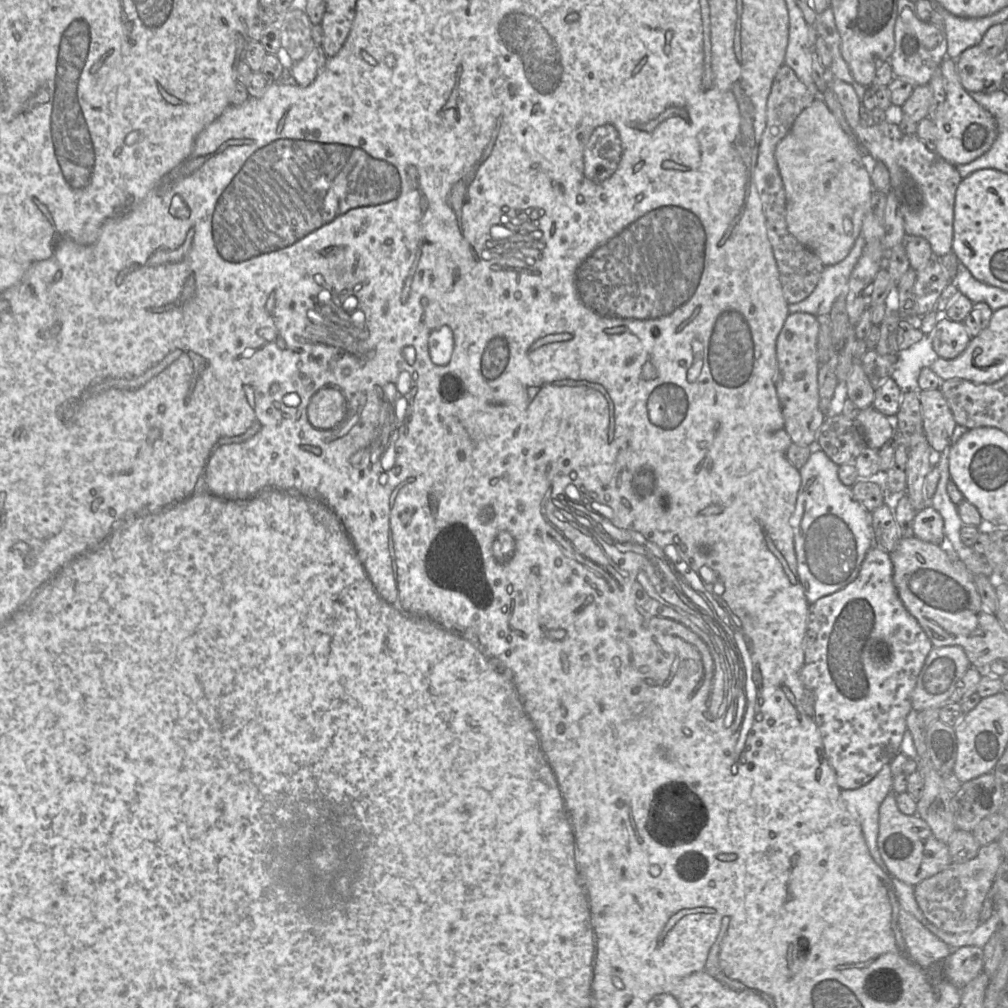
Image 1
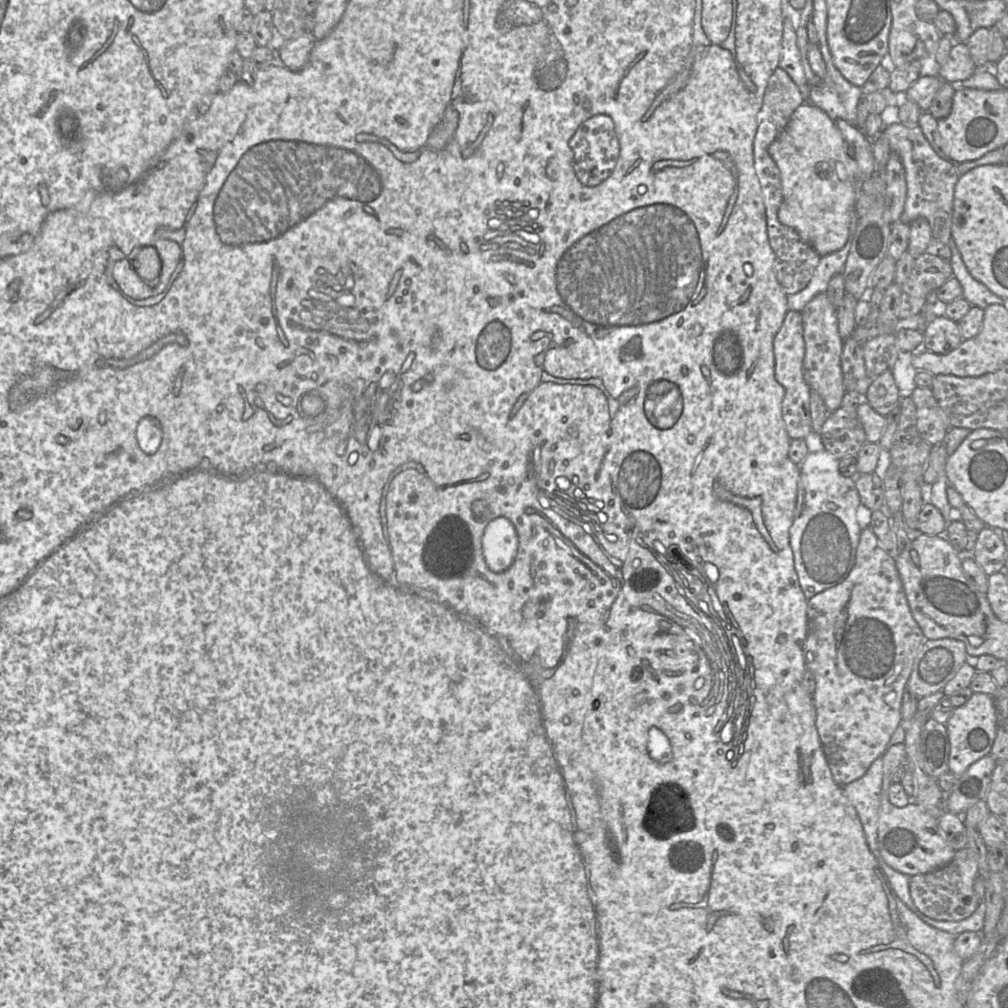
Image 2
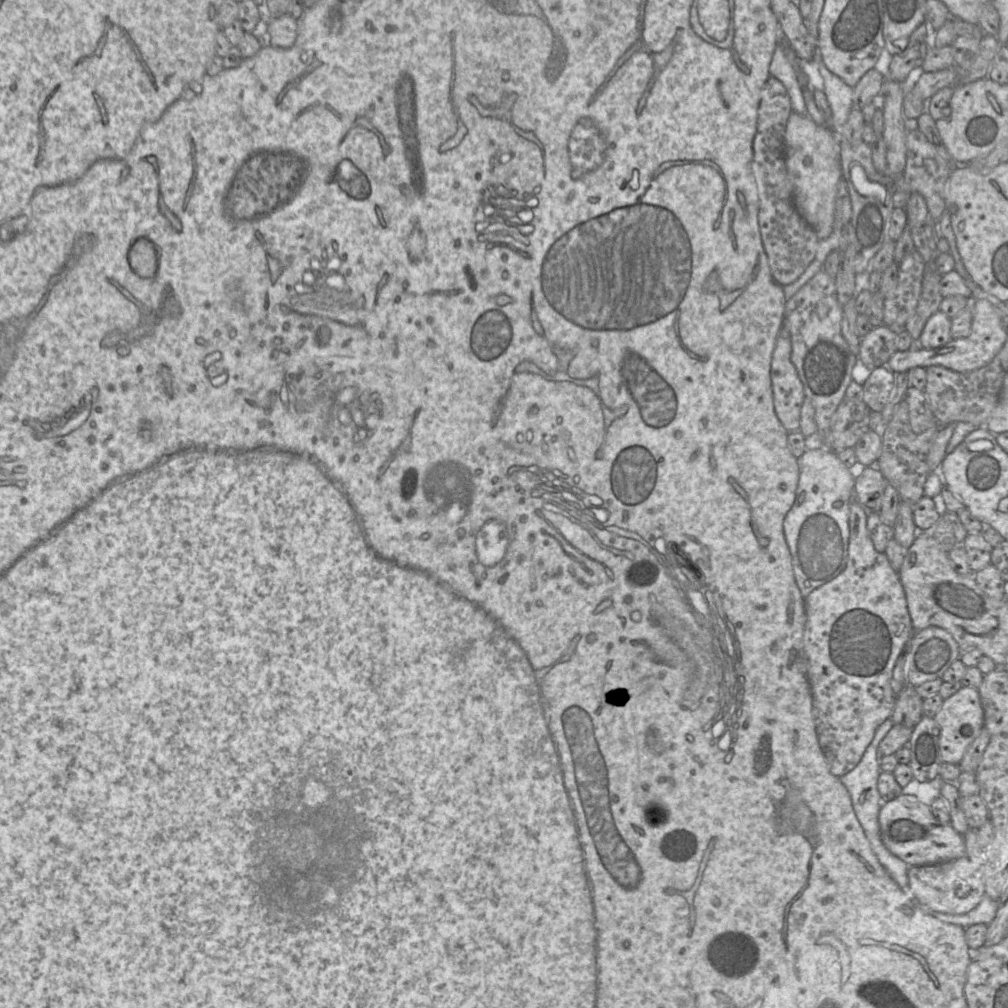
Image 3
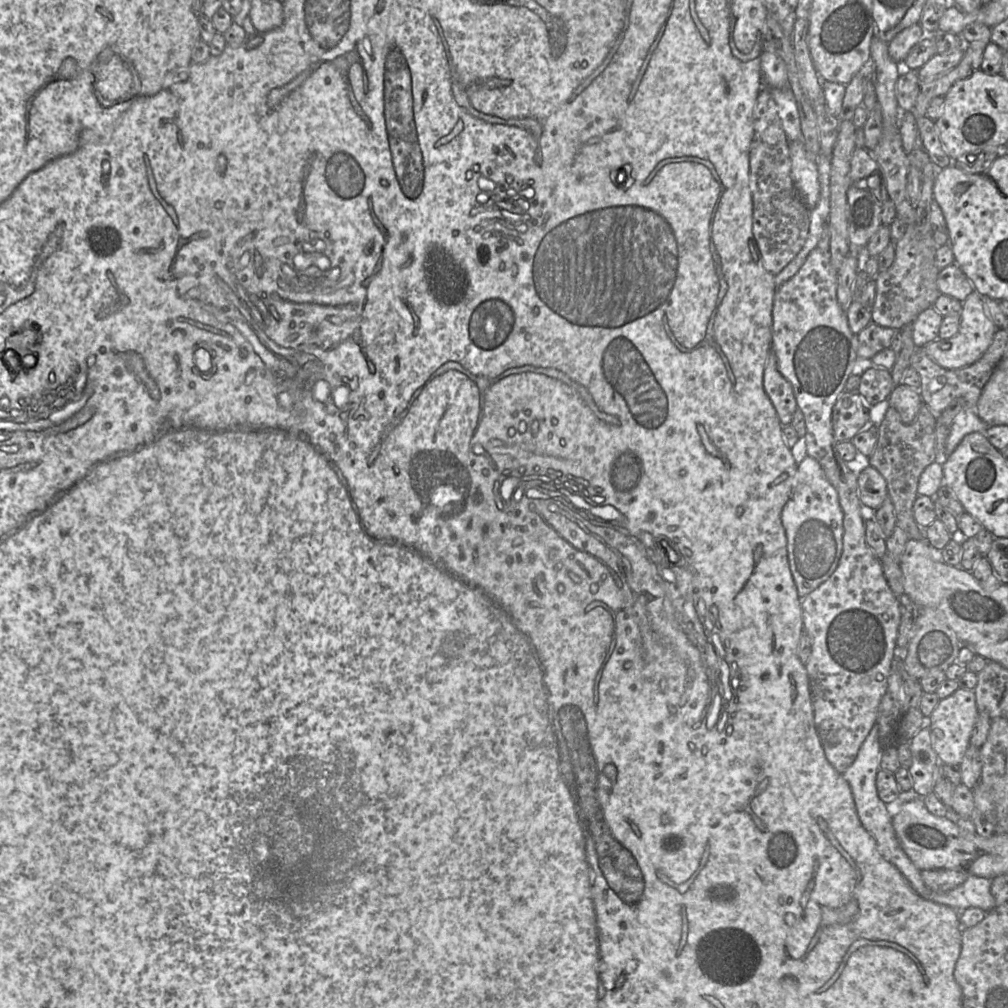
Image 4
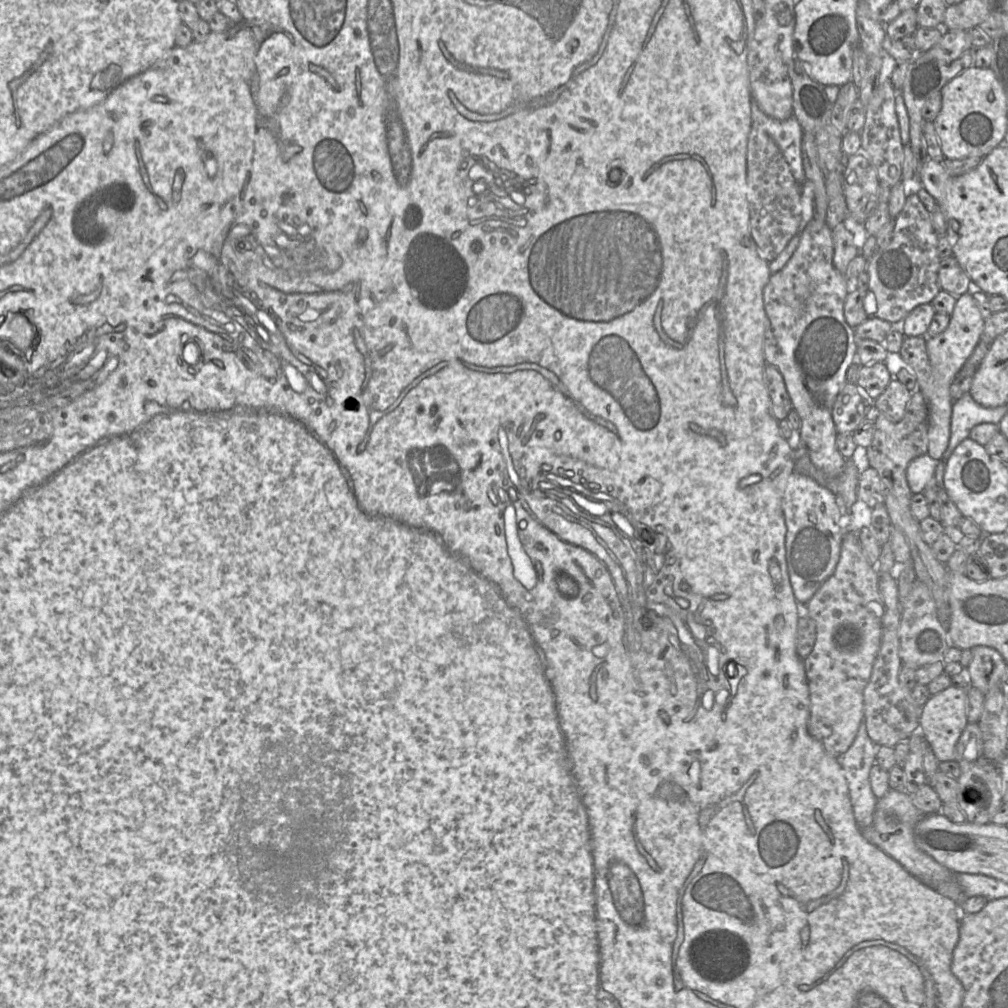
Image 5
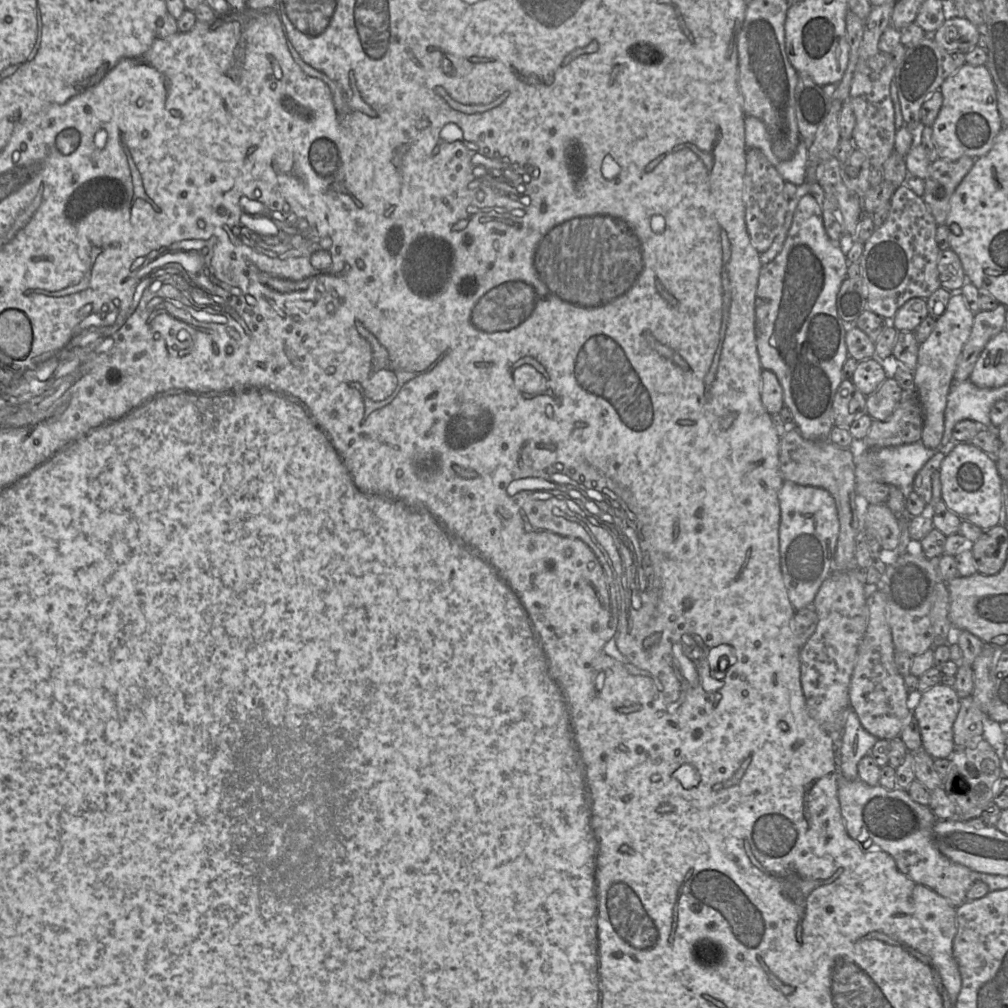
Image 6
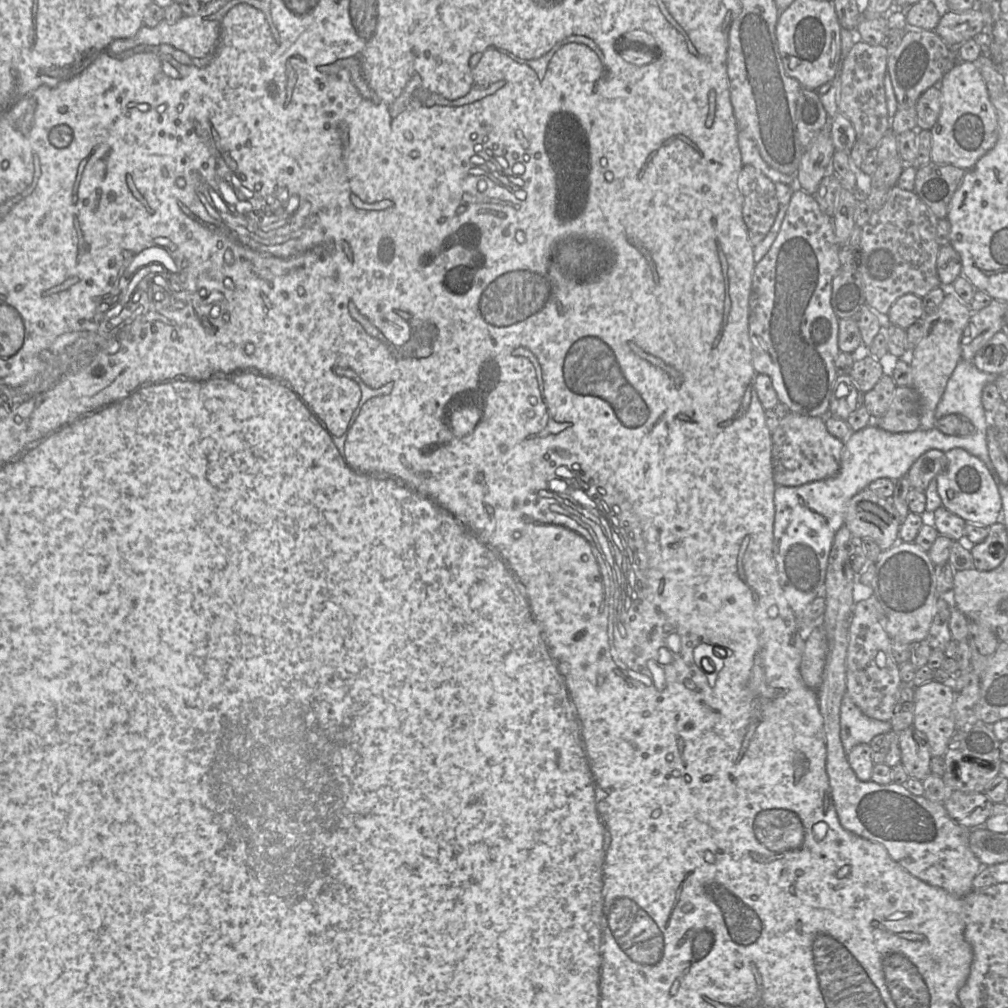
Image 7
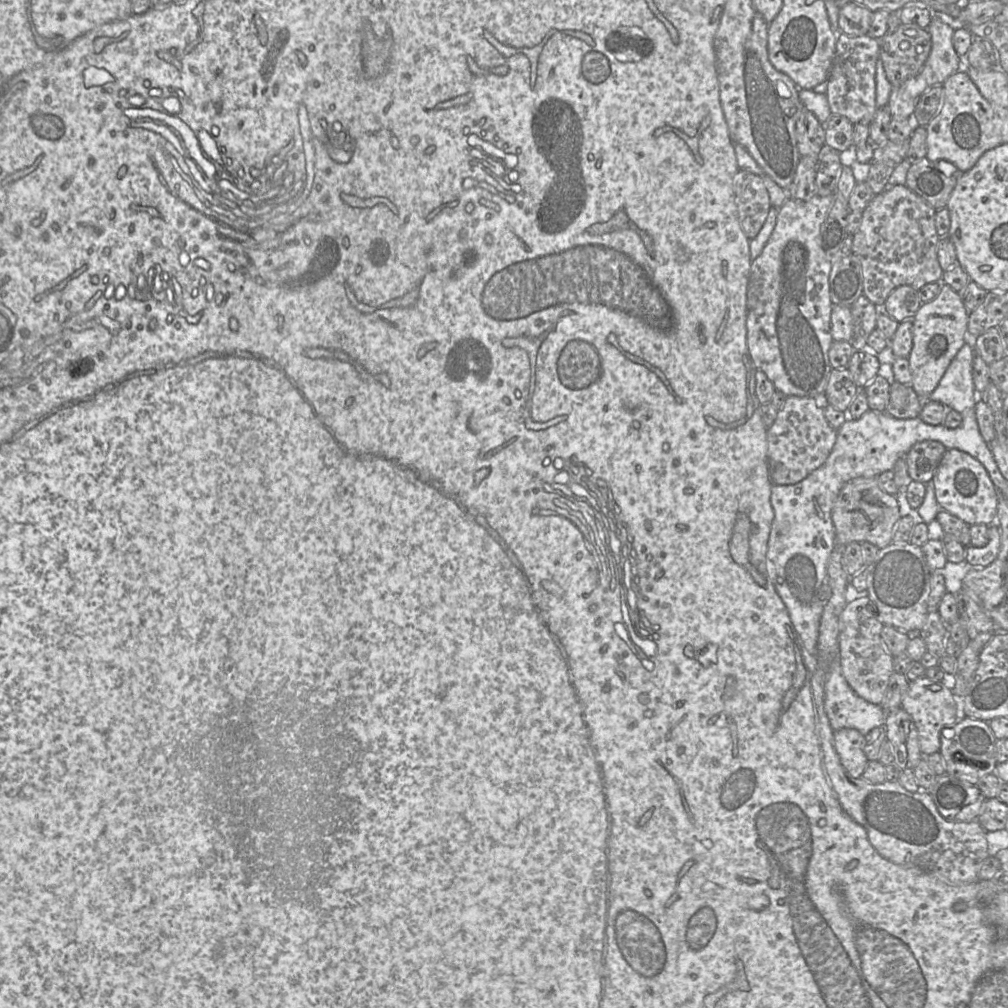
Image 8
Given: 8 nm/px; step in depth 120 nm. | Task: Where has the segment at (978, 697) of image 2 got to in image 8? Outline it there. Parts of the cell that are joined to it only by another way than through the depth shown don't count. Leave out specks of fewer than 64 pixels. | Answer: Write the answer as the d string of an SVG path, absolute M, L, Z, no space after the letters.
M927 676L911 681L902 706L913 719L919 733L919 745L923 756L939 752L942 731L952 727L960 719L959 706L953 692L942 681L933 681Z

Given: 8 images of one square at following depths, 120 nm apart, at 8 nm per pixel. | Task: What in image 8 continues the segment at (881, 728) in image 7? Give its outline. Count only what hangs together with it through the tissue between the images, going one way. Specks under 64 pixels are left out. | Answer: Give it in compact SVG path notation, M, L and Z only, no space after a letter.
M839 649L838 658L828 668L824 691L824 708L834 731L851 728L858 730L862 735L866 736L872 729L885 726L887 716L882 706L872 704L859 697L847 683L839 662Z

